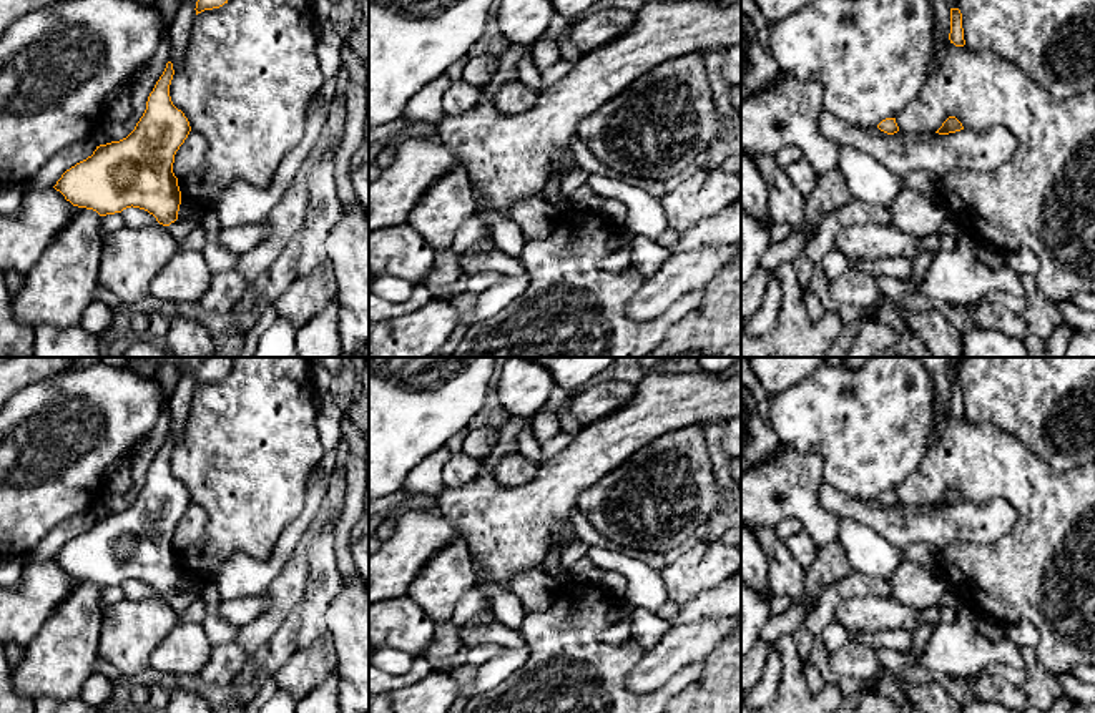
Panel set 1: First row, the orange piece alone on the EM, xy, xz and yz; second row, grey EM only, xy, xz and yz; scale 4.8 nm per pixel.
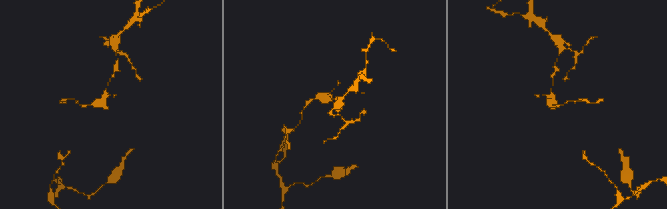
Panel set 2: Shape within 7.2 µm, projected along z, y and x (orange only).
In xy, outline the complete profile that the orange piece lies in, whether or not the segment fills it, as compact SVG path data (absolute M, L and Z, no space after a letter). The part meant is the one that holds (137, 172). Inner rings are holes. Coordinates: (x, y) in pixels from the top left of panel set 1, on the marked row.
M168 61L143 116L126 138L96 146L91 156L61 175L53 188L66 201L100 216L133 206L148 211L163 226L178 219L181 191L173 163L191 126L171 101L173 75Z

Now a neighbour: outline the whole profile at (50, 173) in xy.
M93 136L63 148L25 184L25 188L53 188L66 170L91 156L95 150L96 143Z

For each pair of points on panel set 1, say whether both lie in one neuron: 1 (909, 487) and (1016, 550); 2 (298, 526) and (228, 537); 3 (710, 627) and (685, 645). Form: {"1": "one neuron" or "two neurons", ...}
{"1": "one neuron", "2": "two neurons", "3": "one neuron"}

